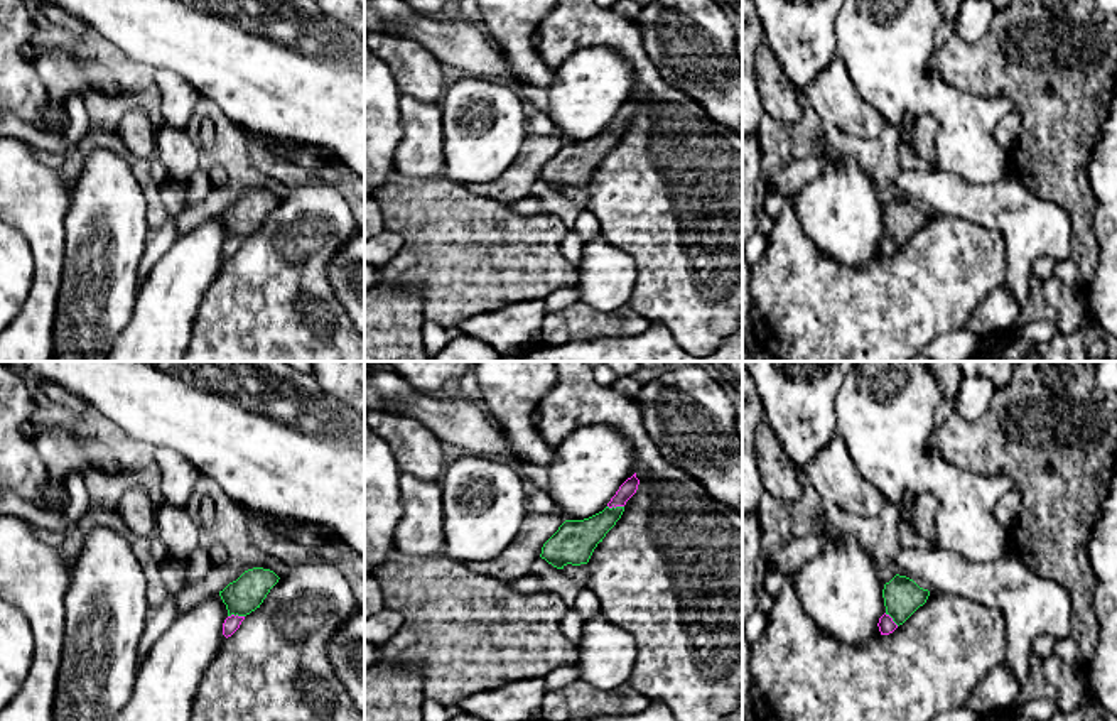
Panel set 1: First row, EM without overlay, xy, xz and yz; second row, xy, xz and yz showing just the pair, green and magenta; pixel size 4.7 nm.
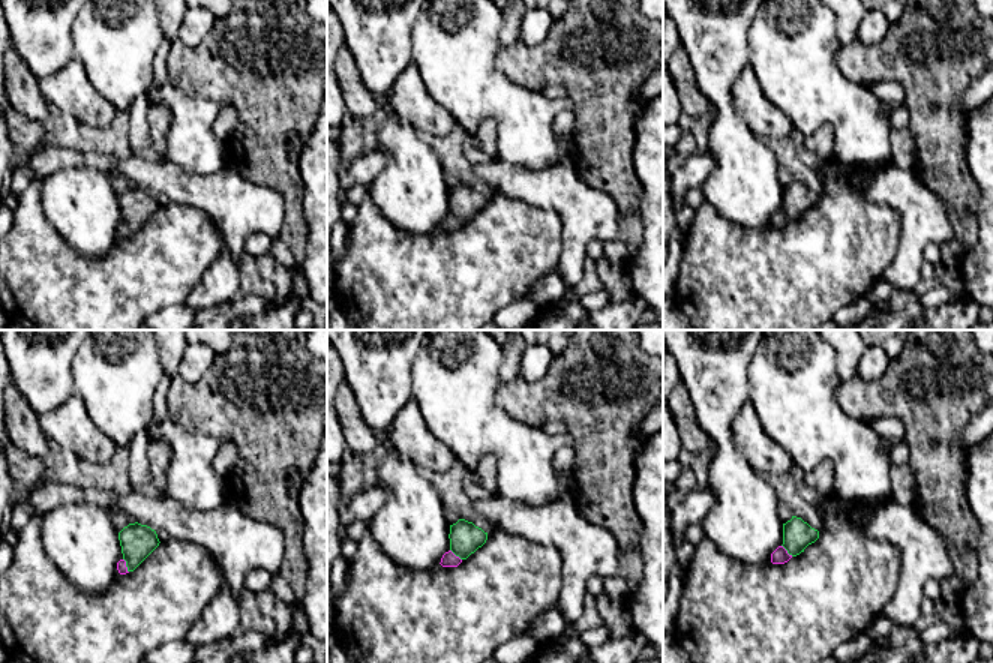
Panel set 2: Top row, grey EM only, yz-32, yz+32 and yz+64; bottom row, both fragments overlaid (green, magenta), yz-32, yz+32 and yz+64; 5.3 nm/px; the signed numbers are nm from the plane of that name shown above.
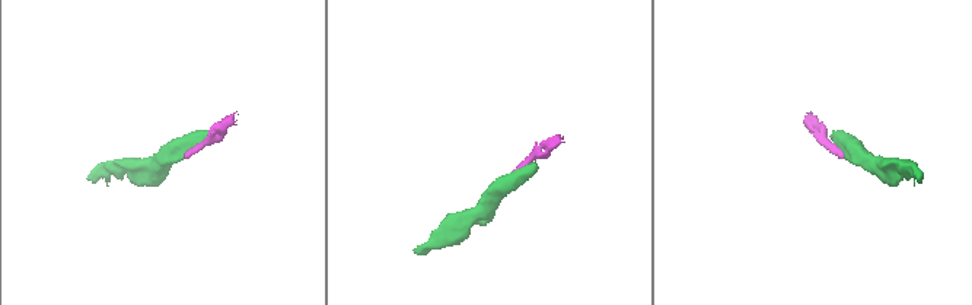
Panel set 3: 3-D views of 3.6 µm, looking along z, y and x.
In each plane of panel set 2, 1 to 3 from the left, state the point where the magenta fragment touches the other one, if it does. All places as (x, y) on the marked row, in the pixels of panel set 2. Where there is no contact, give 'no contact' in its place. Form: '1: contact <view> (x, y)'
1: contact yz-32 (126, 566)
2: contact yz+32 (456, 555)
3: contact yz+64 (786, 549)

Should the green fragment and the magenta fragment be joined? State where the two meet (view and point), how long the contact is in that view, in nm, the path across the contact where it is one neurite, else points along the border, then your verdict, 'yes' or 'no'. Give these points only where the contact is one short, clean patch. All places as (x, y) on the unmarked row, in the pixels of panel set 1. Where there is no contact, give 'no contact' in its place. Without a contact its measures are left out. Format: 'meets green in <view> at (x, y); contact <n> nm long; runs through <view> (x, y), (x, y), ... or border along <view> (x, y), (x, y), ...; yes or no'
meets green in xy at (235, 237); contact 80 nm long; yes

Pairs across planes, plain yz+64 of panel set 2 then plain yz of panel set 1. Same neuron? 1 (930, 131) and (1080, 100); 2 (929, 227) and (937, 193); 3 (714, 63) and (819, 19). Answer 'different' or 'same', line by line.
1: same
2: same
3: same

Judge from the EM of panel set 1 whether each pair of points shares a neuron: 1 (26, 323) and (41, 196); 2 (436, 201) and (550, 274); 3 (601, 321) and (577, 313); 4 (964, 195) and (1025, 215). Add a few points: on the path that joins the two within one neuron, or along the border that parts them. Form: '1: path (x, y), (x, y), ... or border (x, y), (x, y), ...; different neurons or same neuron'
1: path (44, 291), (46, 233), (43, 228); same neuron
2: path (466, 210), (498, 215), (527, 243); same neuron
3: path (596, 321), (582, 318); same neuron
4: path (979, 203), (1009, 206); same neuron

